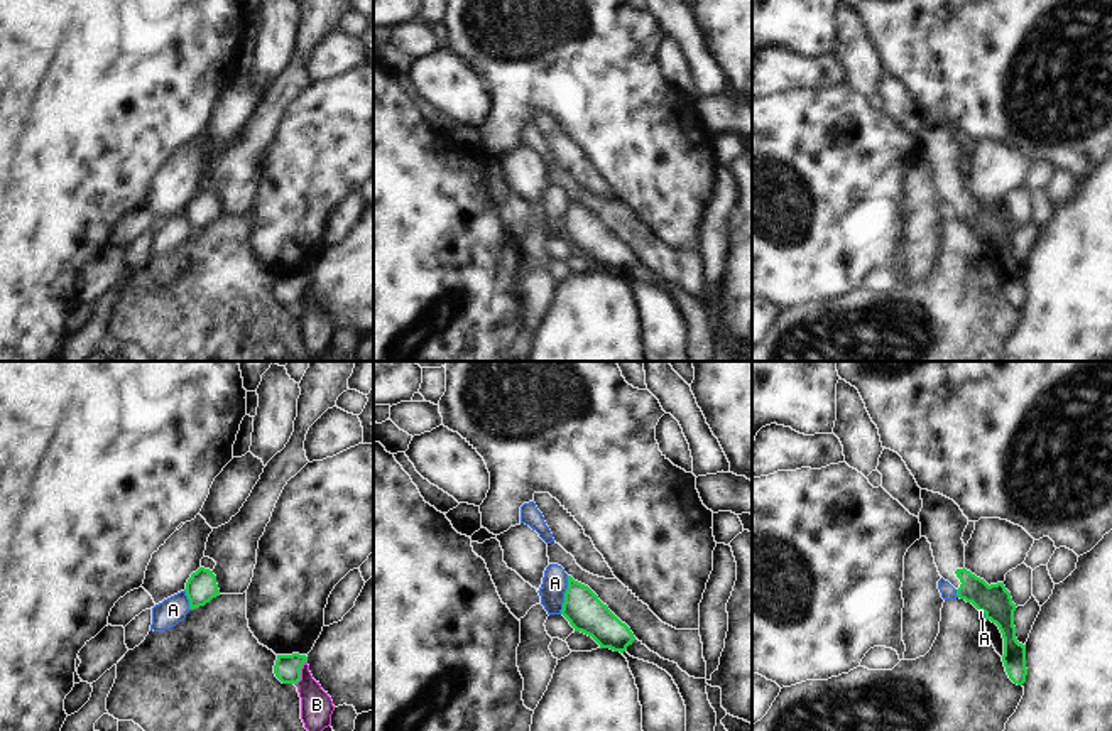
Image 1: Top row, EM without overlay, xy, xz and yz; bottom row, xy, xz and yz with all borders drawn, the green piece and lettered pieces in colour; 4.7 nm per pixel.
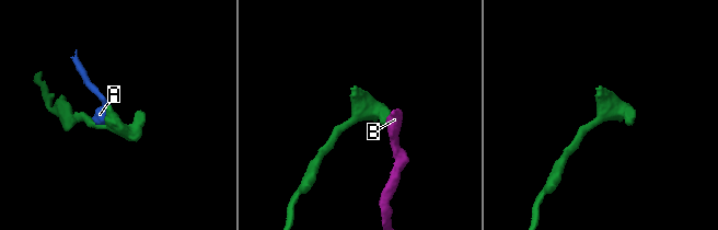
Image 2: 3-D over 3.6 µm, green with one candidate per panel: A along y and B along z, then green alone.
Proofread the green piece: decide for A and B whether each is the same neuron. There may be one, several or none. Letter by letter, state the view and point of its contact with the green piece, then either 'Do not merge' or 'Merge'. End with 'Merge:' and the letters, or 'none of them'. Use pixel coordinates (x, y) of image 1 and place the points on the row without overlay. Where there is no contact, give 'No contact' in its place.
A: Touches green at xz (565, 216). Do not merge
B: Touches green at xy (299, 294). Do not merge
Merge: none of them.

